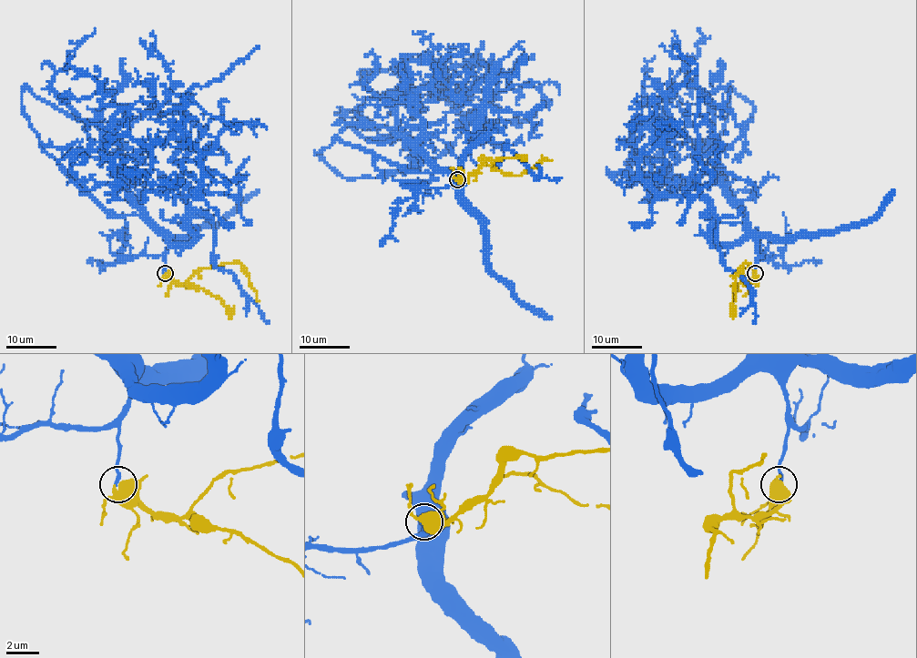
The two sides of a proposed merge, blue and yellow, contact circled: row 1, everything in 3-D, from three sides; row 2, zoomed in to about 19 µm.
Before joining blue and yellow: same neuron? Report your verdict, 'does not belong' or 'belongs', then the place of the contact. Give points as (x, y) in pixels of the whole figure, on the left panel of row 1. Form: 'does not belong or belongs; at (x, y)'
belongs; at (165, 273)

